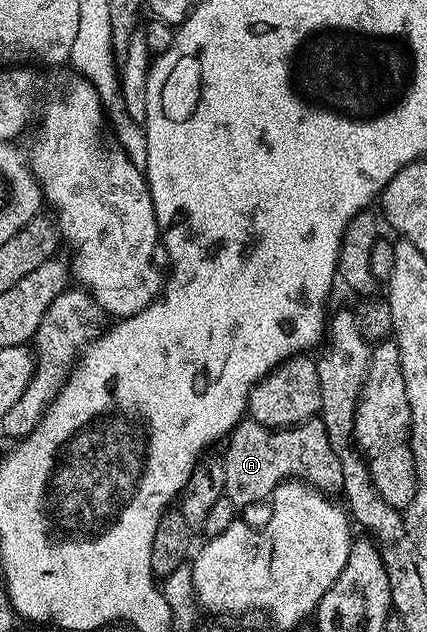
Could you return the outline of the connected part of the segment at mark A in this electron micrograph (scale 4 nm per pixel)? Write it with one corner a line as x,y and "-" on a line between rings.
243,420
230,431
225,446
226,458
222,467
226,473
226,494
238,508
254,506
265,498
267,501
275,488
291,480
305,482
307,486
315,487
327,496
337,495
344,484
344,468
340,456
334,451
326,426
320,420
301,422
299,426
290,426
286,430
270,430
253,420

